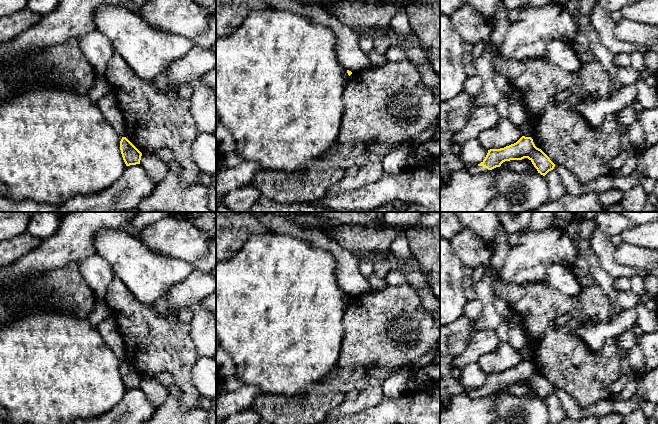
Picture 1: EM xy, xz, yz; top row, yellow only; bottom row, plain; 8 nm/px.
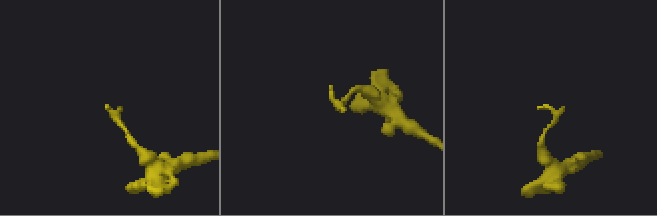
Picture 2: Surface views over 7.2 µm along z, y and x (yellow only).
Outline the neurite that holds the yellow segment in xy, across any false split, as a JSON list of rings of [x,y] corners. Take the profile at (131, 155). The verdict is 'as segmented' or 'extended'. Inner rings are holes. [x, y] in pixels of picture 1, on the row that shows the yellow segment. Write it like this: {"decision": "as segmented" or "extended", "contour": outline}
{"decision": "as segmented", "contour": [[[126,137],[120,141],[120,150],[126,166],[140,164],[142,153]]]}

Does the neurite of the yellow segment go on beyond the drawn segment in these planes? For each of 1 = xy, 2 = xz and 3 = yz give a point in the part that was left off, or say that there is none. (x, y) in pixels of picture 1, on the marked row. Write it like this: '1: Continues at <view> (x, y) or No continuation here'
1: No continuation here
2: No continuation here
3: No continuation here

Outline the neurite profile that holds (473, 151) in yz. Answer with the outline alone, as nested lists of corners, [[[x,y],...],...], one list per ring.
[[[471,139],[461,145],[457,156],[466,165],[478,165],[483,162],[487,153],[488,149],[478,139]]]

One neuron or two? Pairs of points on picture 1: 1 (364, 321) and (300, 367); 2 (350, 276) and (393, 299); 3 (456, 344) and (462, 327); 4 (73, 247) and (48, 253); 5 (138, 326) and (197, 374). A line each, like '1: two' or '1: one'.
1: two
2: two
3: one
4: one
5: two

